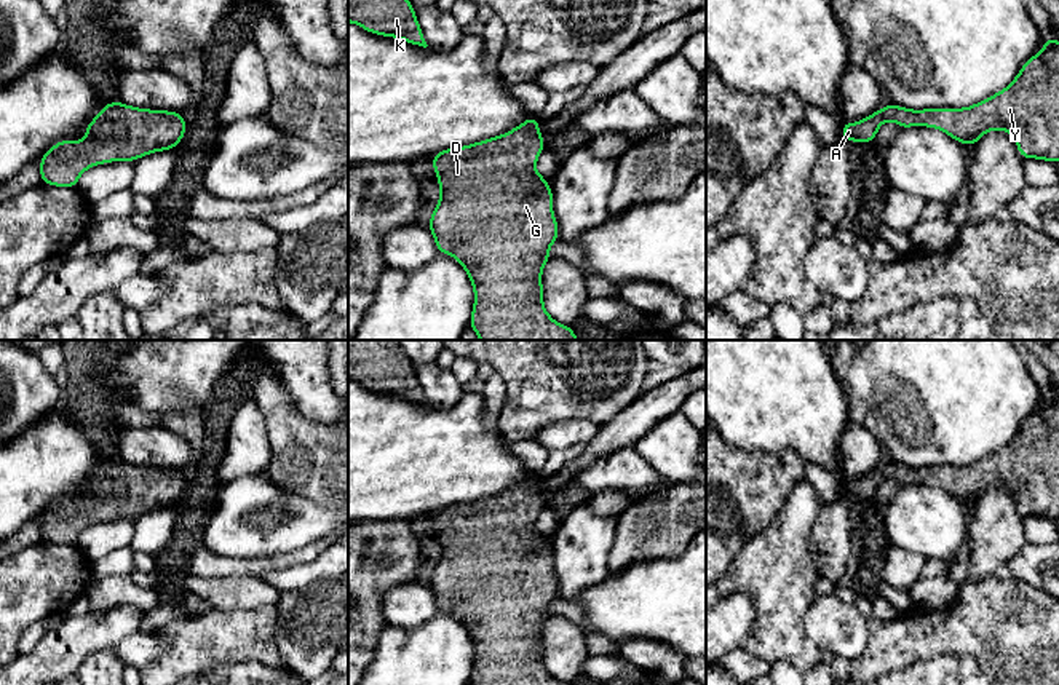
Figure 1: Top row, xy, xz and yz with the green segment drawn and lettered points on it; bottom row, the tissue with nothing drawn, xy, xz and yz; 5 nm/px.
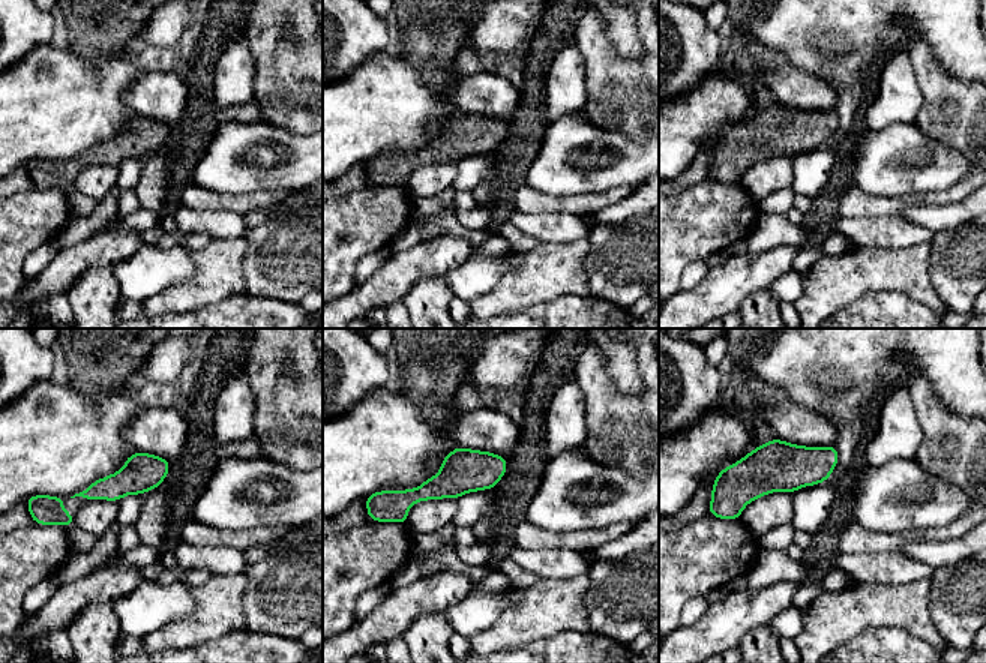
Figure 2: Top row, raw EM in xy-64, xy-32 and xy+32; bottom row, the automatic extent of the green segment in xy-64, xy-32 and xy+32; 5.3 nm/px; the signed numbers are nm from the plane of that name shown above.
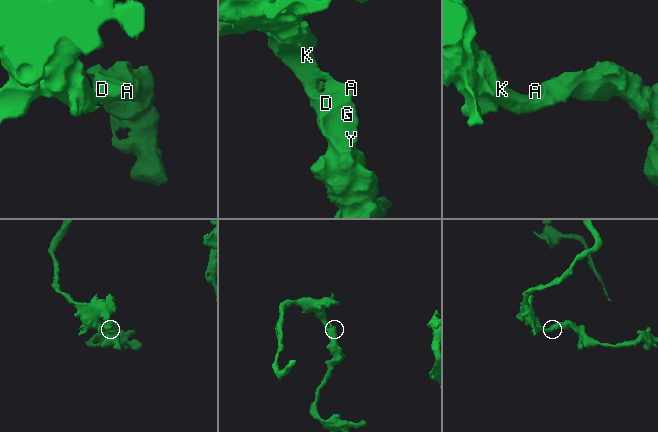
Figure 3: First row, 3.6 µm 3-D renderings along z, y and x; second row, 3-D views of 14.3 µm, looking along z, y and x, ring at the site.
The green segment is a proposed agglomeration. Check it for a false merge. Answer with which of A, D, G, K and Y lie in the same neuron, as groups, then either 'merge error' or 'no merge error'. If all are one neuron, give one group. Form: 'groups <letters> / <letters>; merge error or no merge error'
groups A D G K Y; no merge error

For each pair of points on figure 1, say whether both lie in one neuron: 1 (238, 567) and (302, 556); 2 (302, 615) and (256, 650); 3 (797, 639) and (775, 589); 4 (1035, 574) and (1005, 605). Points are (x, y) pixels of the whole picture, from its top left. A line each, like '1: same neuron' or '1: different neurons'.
1: same neuron
2: different neurons
3: same neuron
4: different neurons

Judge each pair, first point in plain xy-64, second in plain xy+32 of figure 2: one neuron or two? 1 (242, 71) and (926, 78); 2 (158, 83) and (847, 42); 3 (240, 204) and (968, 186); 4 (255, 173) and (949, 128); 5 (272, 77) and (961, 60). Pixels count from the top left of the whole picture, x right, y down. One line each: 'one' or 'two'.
1: two
2: two
3: one
4: two
5: two

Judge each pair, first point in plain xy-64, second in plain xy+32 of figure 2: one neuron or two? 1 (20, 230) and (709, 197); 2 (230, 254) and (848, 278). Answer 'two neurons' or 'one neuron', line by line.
1: one neuron
2: one neuron

